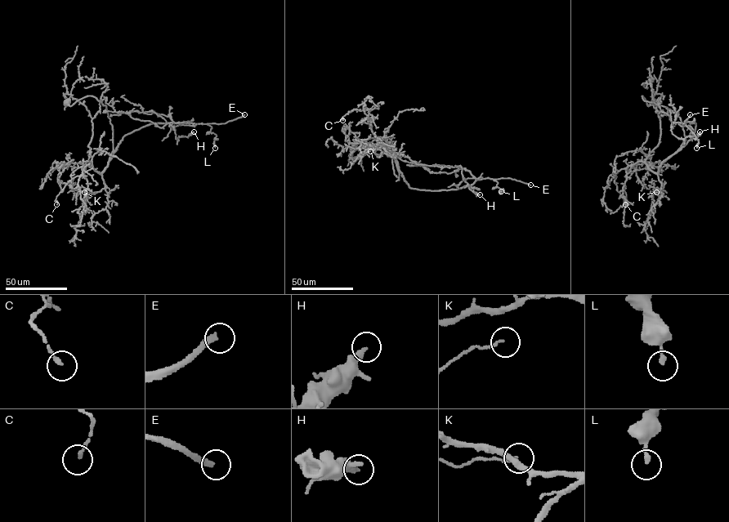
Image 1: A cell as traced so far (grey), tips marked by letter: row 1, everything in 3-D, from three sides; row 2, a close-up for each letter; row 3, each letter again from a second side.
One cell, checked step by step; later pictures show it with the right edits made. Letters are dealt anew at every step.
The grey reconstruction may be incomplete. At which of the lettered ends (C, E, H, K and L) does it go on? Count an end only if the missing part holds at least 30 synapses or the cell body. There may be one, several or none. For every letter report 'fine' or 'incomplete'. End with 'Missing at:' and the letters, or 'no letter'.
C: fine
E: incomplete
H: fine
K: fine
L: fine
Missing at: E

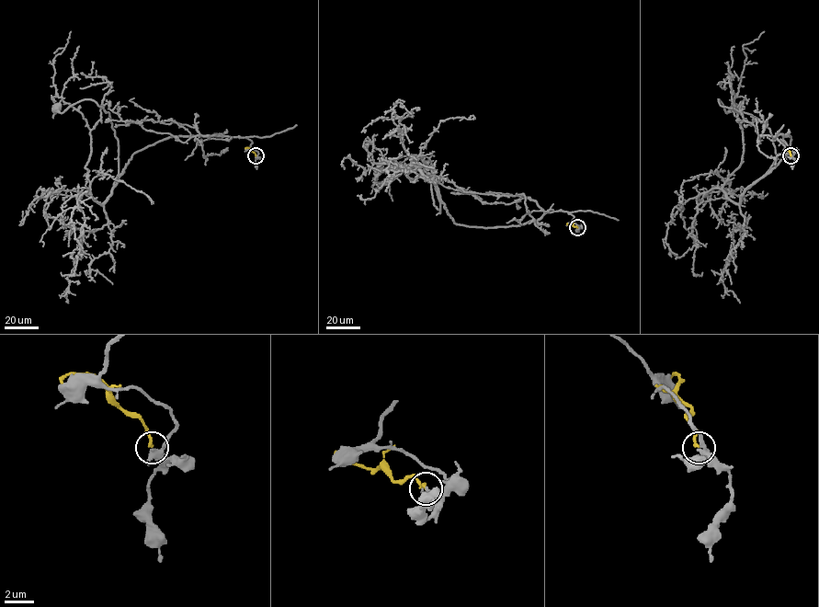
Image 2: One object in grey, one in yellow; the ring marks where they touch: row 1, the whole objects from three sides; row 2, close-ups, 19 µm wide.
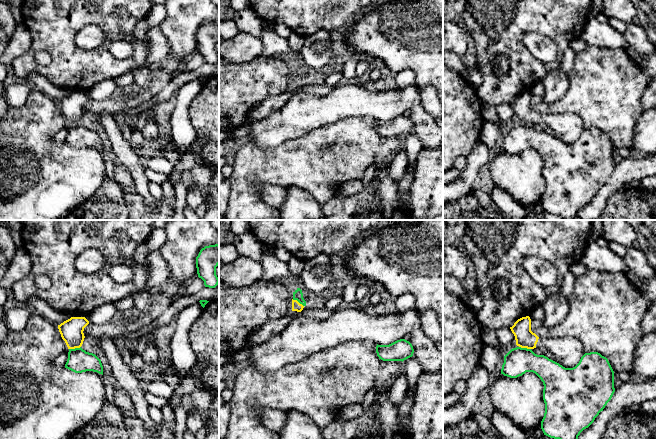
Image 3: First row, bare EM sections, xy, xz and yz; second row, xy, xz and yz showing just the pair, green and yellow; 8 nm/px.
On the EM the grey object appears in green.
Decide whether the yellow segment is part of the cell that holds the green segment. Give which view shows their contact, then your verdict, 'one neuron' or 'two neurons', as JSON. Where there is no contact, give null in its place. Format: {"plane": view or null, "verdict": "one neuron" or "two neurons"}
{"plane": "xy", "verdict": "two neurons"}

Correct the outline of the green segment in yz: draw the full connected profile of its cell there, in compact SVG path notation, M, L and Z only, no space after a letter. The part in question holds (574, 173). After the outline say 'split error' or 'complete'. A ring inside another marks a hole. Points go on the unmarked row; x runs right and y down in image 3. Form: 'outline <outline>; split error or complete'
outline M516 123L504 132L501 150L517 154L526 148L535 149L543 158L545 189L541 197L544 211L572 220L588 204L611 176L614 164L614 147L608 135L598 128L585 129L573 144L565 144L531 125Z; complete

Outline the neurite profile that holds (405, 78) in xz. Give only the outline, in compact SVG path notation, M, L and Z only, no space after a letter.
M412 70L398 72L395 77L398 89L404 89L408 86L416 86L416 76Z

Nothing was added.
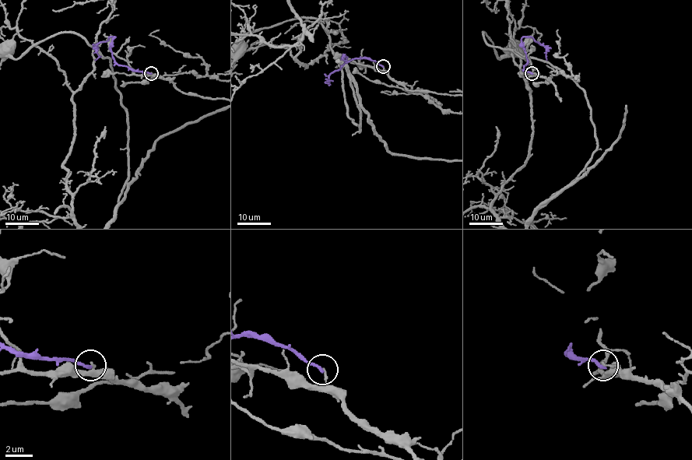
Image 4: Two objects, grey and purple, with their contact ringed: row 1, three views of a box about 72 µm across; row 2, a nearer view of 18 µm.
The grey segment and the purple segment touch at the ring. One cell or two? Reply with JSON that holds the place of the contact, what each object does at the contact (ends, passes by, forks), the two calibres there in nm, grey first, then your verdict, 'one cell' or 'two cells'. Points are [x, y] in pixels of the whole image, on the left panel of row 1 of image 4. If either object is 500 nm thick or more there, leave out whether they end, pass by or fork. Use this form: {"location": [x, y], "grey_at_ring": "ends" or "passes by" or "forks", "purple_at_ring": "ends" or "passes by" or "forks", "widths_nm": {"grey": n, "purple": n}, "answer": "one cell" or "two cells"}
{"location": [151, 73], "grey_at_ring": "ends", "purple_at_ring": "ends", "widths_nm": {"grey": 150, "purple": 240}, "answer": "two cells"}

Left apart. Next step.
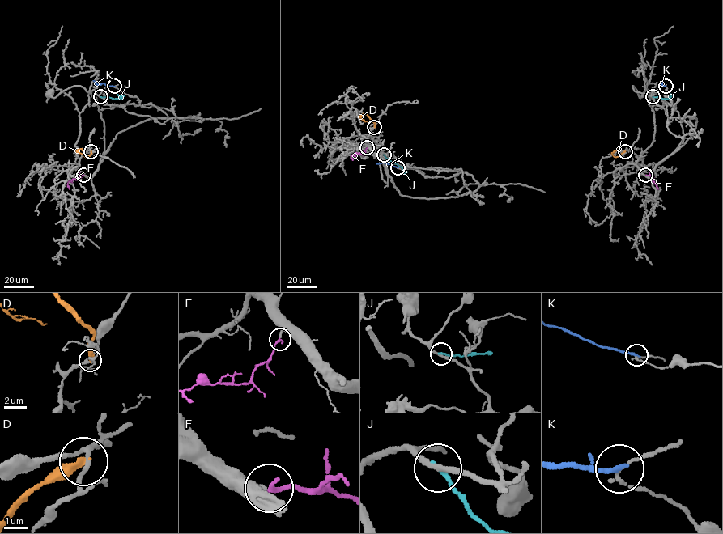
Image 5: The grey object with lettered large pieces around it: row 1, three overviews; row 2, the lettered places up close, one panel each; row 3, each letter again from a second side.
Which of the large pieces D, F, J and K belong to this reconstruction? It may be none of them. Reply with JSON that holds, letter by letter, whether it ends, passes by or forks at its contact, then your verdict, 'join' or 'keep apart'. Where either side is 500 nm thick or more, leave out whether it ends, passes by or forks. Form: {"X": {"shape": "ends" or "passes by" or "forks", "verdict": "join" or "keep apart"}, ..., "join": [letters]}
{"D": {"shape": "ends", "verdict": "keep apart"}, "F": {"shape": "ends", "verdict": "join"}, "J": {"shape": "ends", "verdict": "keep apart"}, "K": {"shape": "ends", "verdict": "keep apart"}, "join": ["F"]}

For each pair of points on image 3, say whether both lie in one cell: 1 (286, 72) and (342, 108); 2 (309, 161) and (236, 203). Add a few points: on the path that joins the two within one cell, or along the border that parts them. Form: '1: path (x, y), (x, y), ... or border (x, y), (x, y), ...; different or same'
1: border (291, 75), (292, 85); different
2: path (289, 164), (265, 166), (248, 183); same

